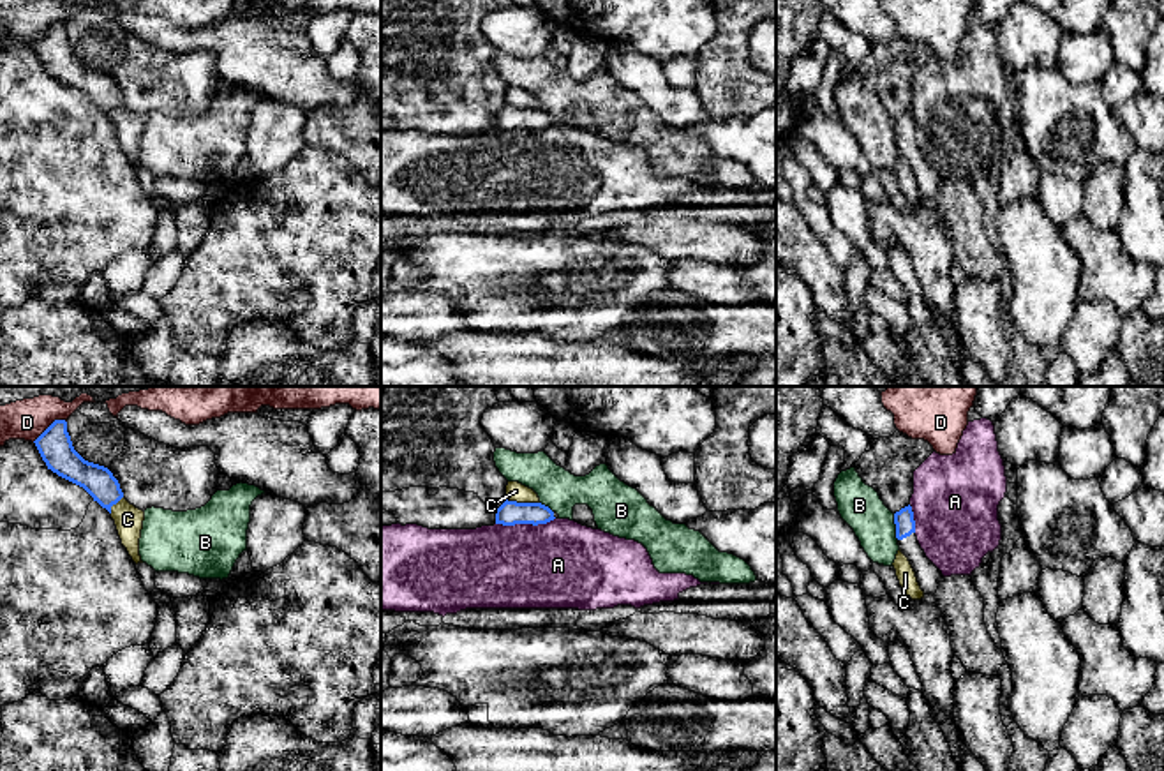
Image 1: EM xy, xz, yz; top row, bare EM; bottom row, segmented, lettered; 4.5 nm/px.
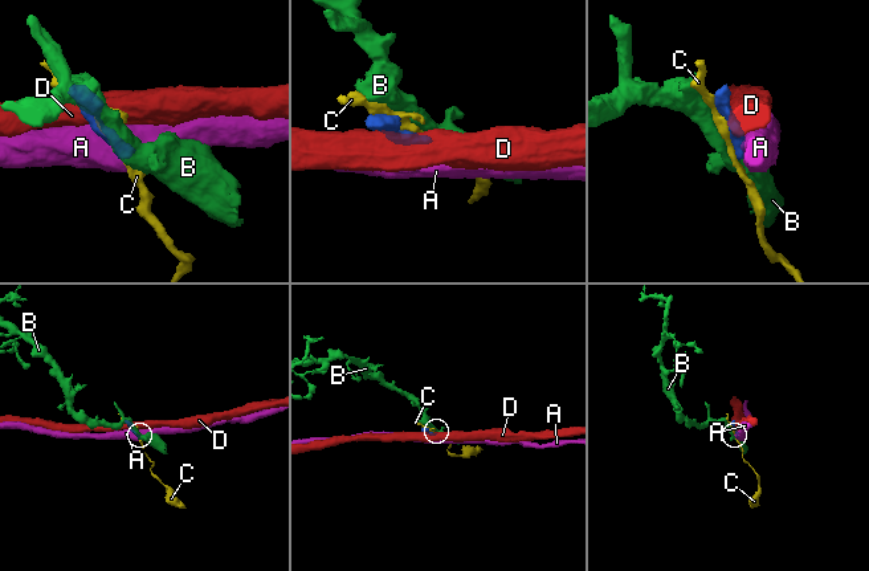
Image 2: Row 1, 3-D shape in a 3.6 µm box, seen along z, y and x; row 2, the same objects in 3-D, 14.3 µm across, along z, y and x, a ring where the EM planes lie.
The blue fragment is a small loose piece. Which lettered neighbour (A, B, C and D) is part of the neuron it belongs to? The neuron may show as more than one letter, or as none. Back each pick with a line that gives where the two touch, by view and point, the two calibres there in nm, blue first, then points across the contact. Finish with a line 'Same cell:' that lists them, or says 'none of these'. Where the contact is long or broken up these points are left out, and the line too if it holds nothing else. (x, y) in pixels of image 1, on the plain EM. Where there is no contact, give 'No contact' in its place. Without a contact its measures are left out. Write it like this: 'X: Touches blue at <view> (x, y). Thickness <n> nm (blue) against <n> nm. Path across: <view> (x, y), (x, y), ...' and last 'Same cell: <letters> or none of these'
Same cell: none of these

